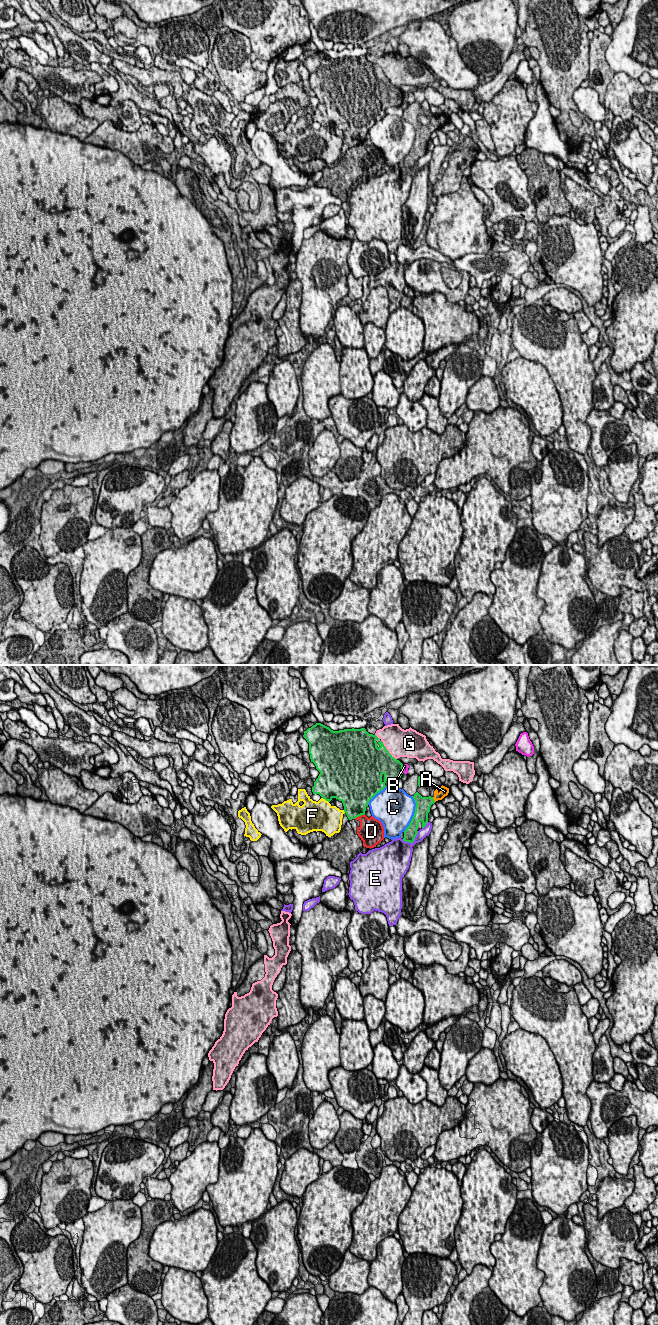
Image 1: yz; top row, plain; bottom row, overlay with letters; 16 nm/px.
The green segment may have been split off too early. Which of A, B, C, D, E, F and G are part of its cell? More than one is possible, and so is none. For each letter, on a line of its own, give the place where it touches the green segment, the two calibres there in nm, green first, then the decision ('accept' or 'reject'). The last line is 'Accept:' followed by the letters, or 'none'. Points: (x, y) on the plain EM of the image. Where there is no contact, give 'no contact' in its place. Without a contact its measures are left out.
A: meets green in yz at (433, 127); 240 nm thick on the green side, 140 nm on the other; accept
B: meets green in yz at (402, 97); 320 nm thick on the green side, 100 nm on the other; reject
C: meets green in yz at (414, 142); 240 nm thick on the green side, 480 nm on the other; reject
D: meets green in yz at (359, 143); 420 nm thick on the green side, 320 nm on the other; reject
E: meets green in yz at (412, 170); 200 nm thick on the green side, 380 nm on the other; reject
F: meets green in yz at (325, 127); 440 nm thick on the green side, 440 nm on the other; reject
G: meets green in yz at (387, 78); 460 nm thick on the green side, 440 nm on the other; reject
Accept: A

